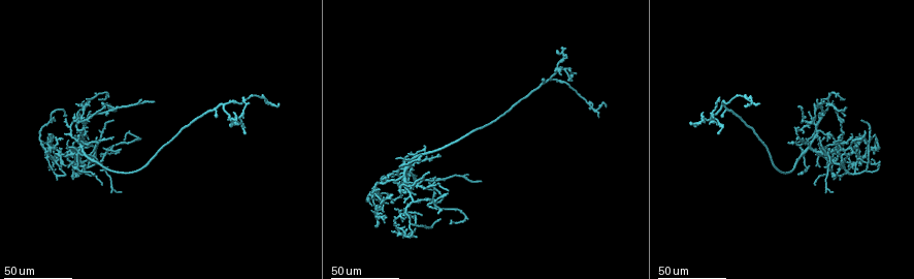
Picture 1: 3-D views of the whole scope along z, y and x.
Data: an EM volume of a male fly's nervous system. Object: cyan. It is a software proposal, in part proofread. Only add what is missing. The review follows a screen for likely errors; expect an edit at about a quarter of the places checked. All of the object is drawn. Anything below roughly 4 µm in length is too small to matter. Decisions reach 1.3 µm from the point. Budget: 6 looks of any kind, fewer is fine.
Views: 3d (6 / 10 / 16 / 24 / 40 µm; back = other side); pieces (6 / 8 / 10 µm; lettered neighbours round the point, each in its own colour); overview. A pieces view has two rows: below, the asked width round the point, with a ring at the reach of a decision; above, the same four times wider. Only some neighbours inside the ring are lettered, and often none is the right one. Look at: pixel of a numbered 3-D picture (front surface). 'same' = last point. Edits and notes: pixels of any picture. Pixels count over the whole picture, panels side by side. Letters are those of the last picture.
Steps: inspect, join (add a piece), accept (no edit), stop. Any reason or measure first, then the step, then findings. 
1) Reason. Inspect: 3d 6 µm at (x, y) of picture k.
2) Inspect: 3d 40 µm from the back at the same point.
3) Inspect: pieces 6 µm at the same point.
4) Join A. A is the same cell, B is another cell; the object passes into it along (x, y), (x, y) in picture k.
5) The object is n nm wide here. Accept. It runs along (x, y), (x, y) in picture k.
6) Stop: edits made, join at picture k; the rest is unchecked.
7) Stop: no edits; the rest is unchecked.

Branch stops here. Inspect: 3d 24 µm at (69, 148) of picture 1.

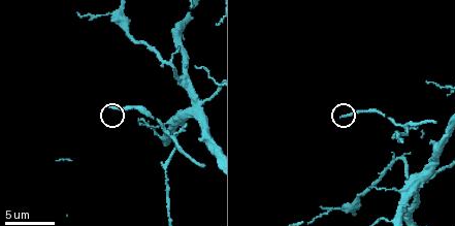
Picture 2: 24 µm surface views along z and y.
See the neighbours. Inspect: pieces 6 µm at (112, 105) of picture 2.

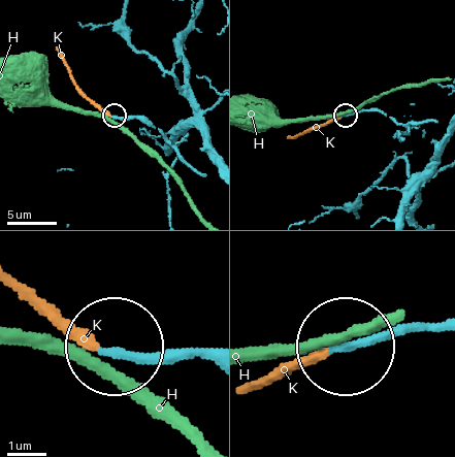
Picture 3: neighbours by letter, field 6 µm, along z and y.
Join K. K is the same cell, H is another cell; the object passes into it along (137, 118), (121, 118), (101, 110), (76, 83), (58, 46) in picture 3; it goes on there.

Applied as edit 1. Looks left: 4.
Tapers out. Inspect: 3d 40 µm at (64, 118) of picture 1.

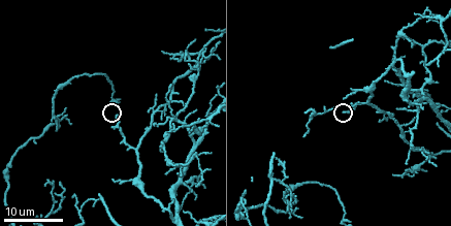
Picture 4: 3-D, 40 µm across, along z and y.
Inspect: pieces 6 µm at (117, 115) of picture 4.

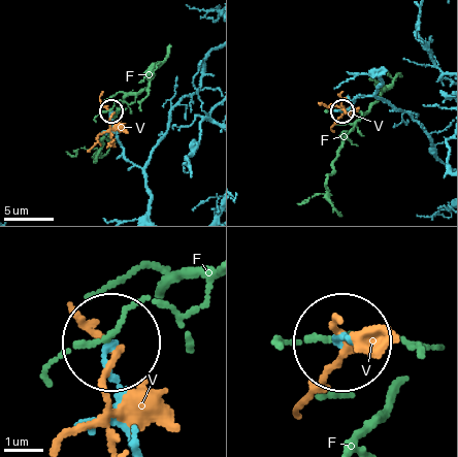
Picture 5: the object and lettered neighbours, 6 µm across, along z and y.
Accept. F and V are other cells; it runs along (149, 209), (151, 195), (144, 173), (124, 153), (111, 112) in picture 5; no lettered piece goes on from it.

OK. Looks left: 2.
Stop: edits made, join at picture 3; the rest is unchecked.

